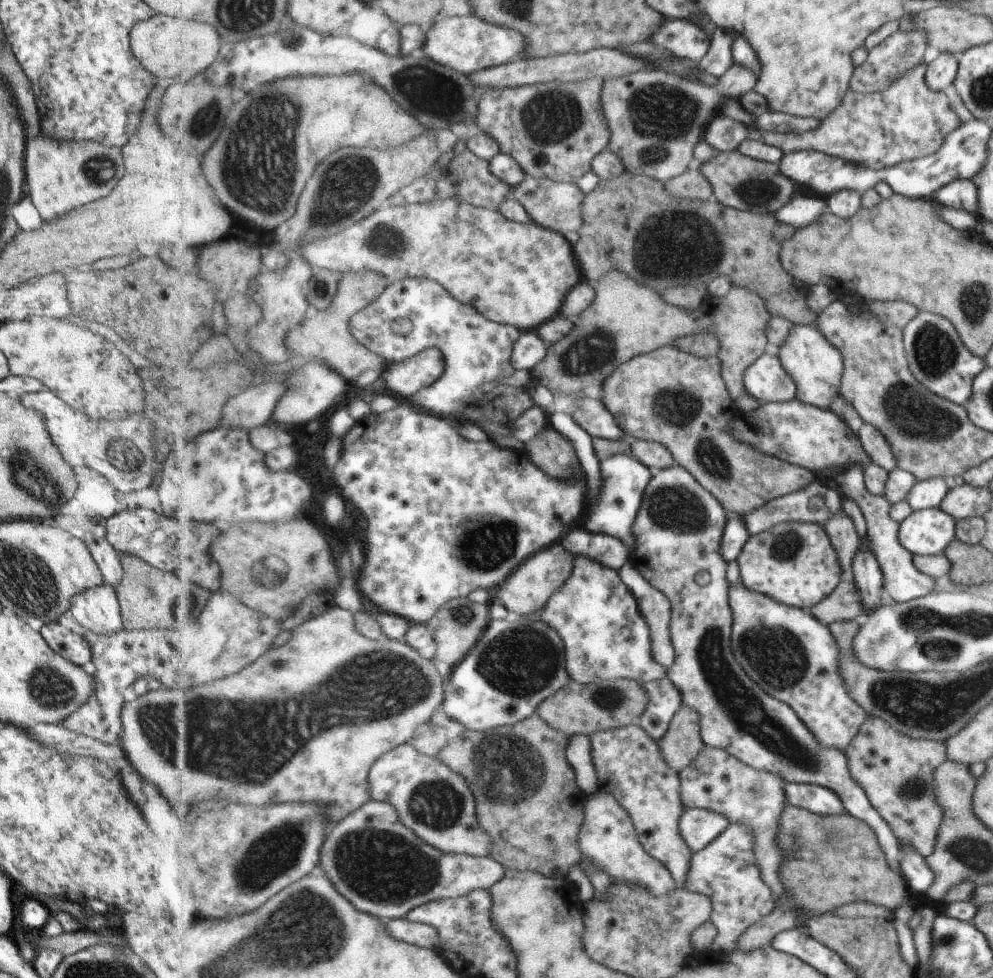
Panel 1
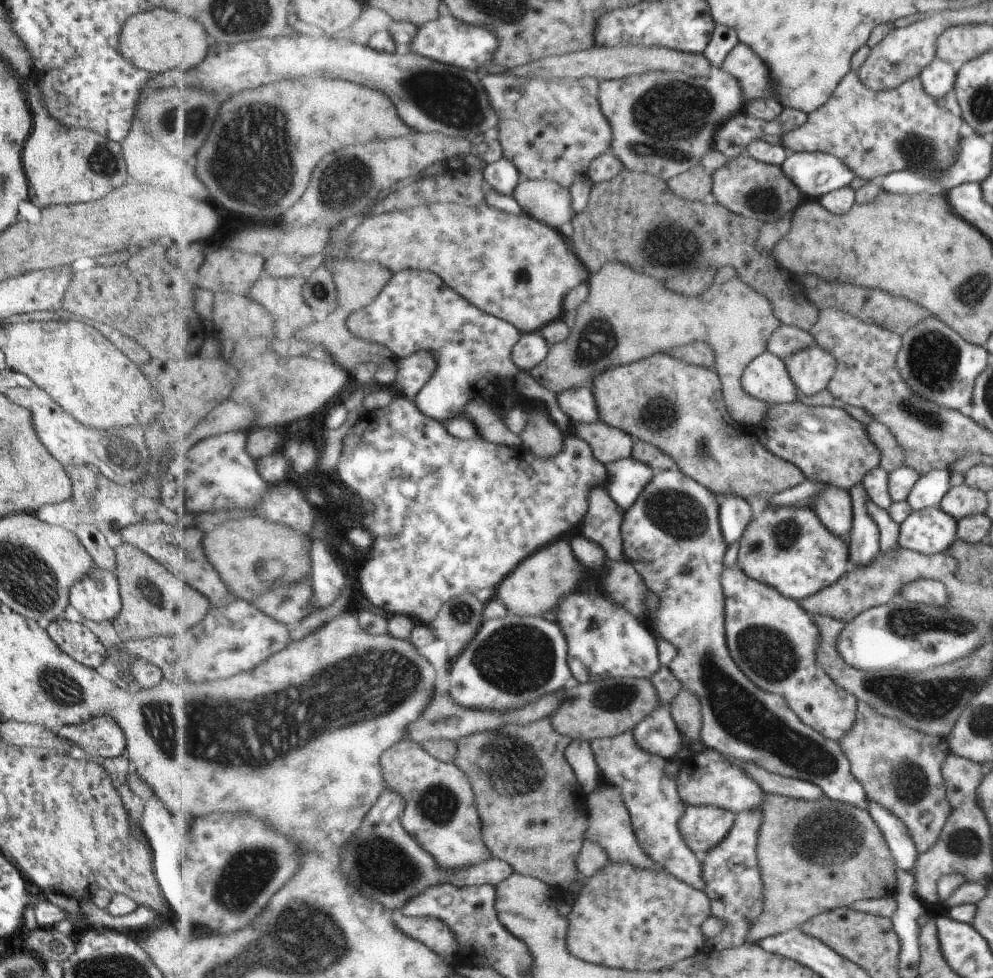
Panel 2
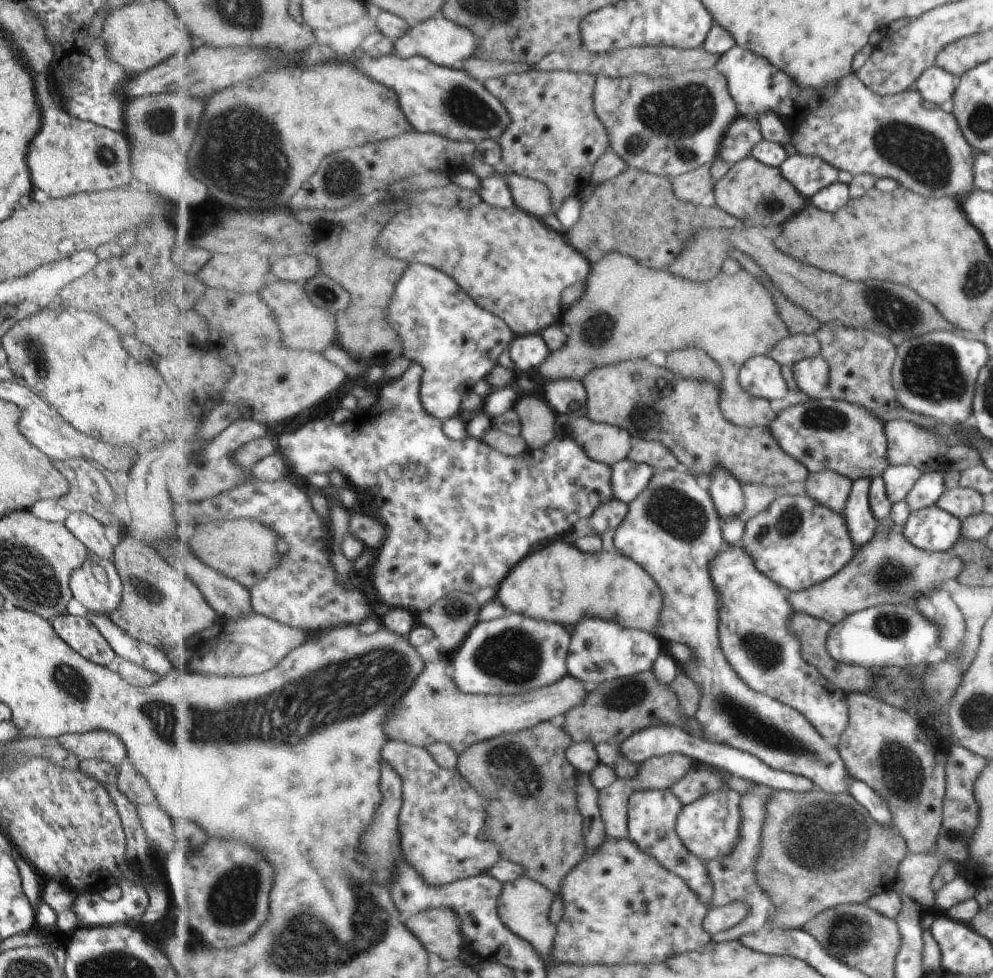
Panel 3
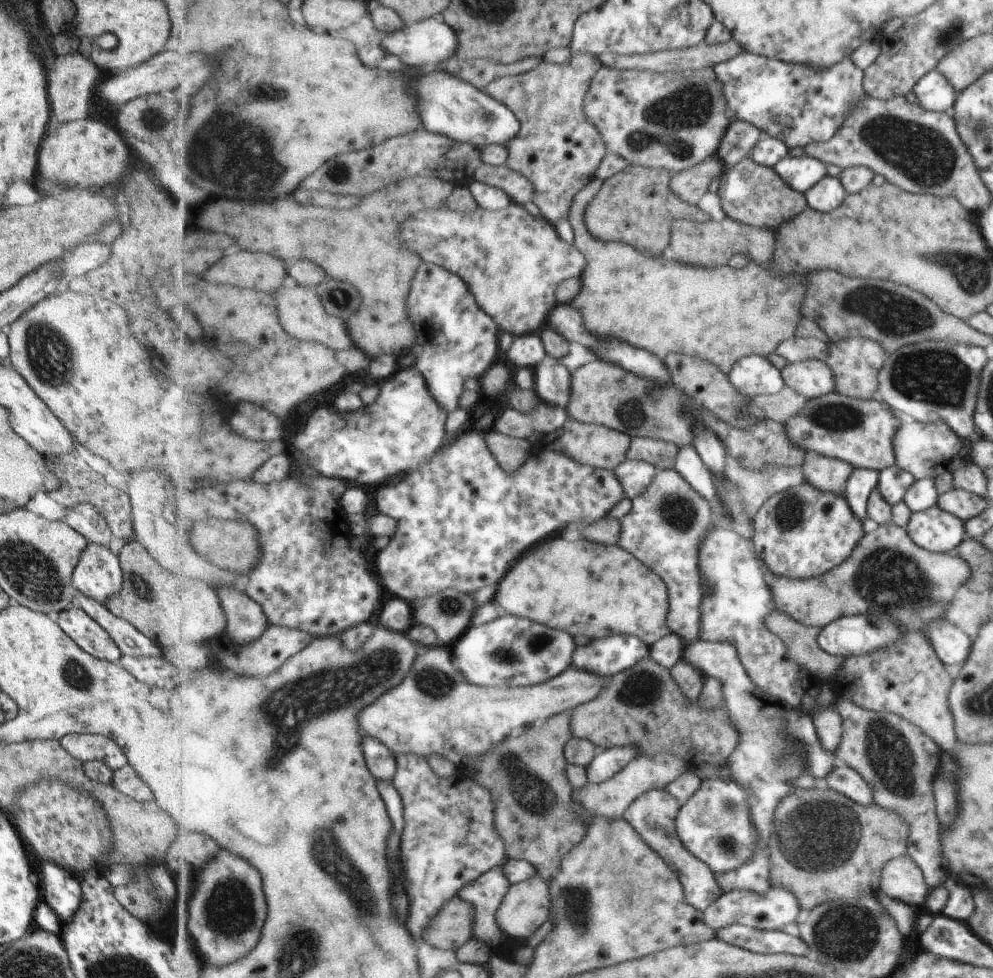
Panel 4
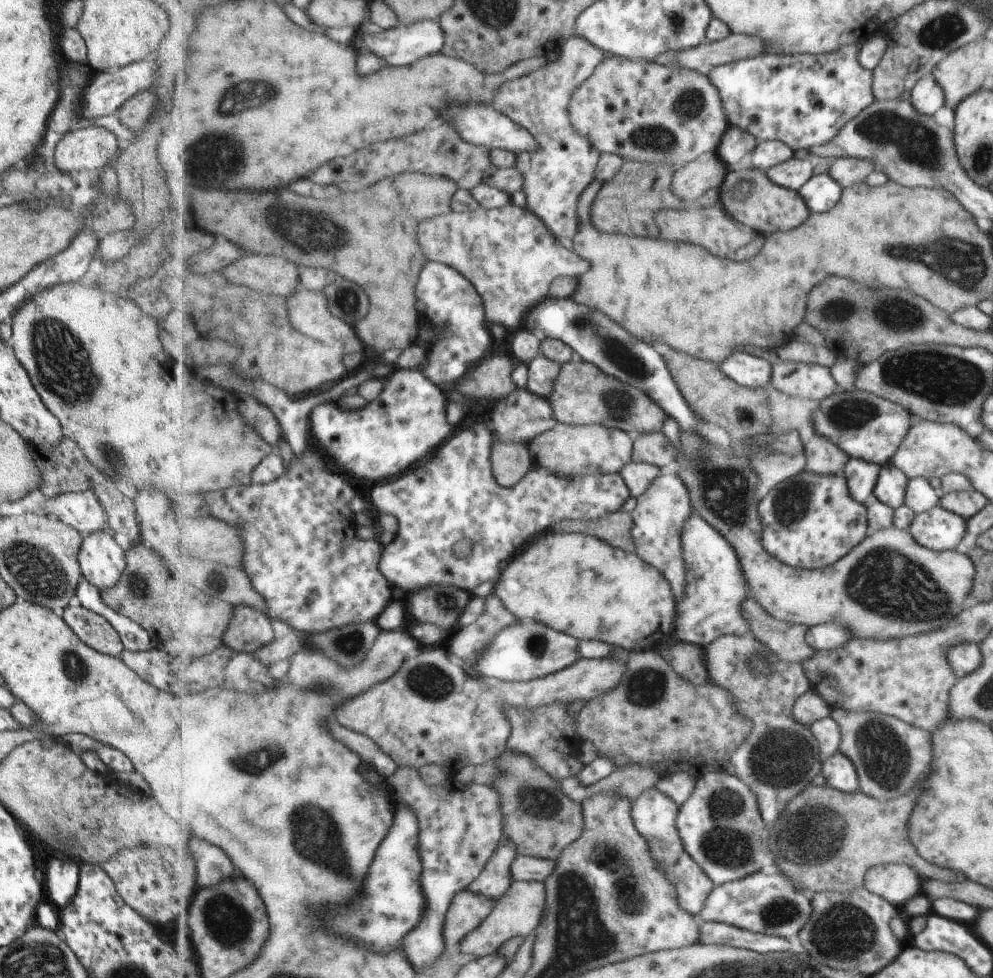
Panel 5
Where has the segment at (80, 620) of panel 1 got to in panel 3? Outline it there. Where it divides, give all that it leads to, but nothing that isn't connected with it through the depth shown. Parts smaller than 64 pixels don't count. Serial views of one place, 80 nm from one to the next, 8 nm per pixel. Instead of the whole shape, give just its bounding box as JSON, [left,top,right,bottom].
[68,553,122,614]

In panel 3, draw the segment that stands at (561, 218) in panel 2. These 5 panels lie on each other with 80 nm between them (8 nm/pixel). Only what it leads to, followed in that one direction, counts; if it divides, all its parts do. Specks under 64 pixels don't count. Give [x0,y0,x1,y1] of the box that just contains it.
[506,172,555,217]

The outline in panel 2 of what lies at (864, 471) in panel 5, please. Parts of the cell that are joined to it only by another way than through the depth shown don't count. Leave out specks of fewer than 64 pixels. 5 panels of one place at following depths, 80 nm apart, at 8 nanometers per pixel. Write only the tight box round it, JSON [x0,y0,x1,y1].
[848,482,879,567]

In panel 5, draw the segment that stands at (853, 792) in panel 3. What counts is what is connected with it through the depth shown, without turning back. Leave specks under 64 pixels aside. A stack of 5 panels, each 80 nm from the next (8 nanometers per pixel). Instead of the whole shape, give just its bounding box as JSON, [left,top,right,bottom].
[822,751,859,792]

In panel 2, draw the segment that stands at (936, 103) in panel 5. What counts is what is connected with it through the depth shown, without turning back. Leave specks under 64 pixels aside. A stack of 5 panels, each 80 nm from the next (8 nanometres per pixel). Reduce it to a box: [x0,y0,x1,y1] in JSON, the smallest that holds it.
[917,57,955,99]

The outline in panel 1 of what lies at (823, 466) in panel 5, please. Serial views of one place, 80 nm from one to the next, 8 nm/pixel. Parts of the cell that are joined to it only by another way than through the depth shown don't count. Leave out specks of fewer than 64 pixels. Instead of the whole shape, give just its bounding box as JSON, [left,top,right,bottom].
[824,511,858,579]

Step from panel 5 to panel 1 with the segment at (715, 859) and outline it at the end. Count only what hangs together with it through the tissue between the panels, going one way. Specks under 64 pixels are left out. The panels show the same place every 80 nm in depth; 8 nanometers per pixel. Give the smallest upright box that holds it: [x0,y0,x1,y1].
[679,807,731,851]

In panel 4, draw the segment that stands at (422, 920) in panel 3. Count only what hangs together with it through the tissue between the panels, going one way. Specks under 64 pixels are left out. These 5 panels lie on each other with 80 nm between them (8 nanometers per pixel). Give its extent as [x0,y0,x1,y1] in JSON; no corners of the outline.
[424,895,475,951]

